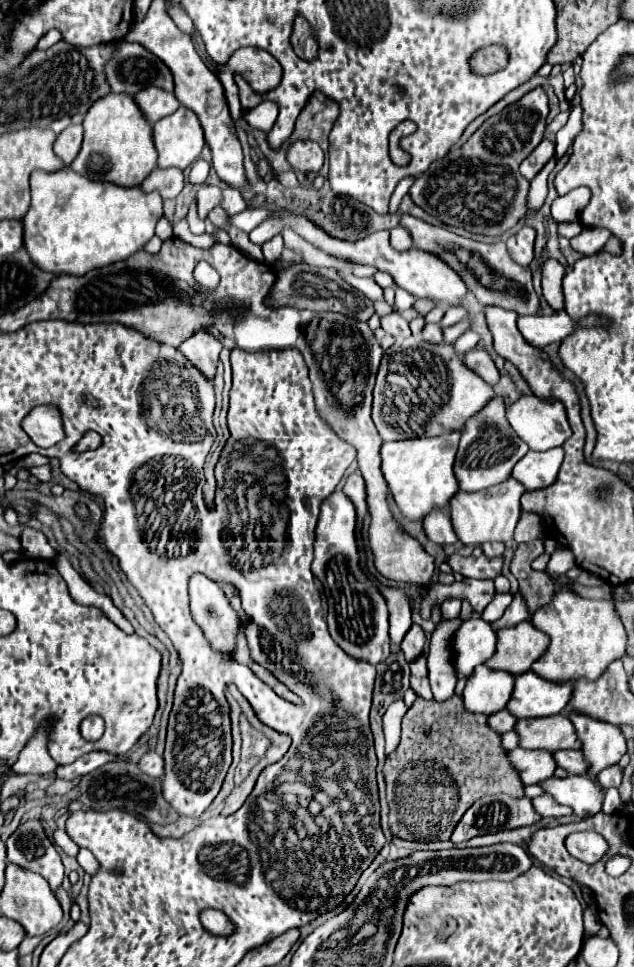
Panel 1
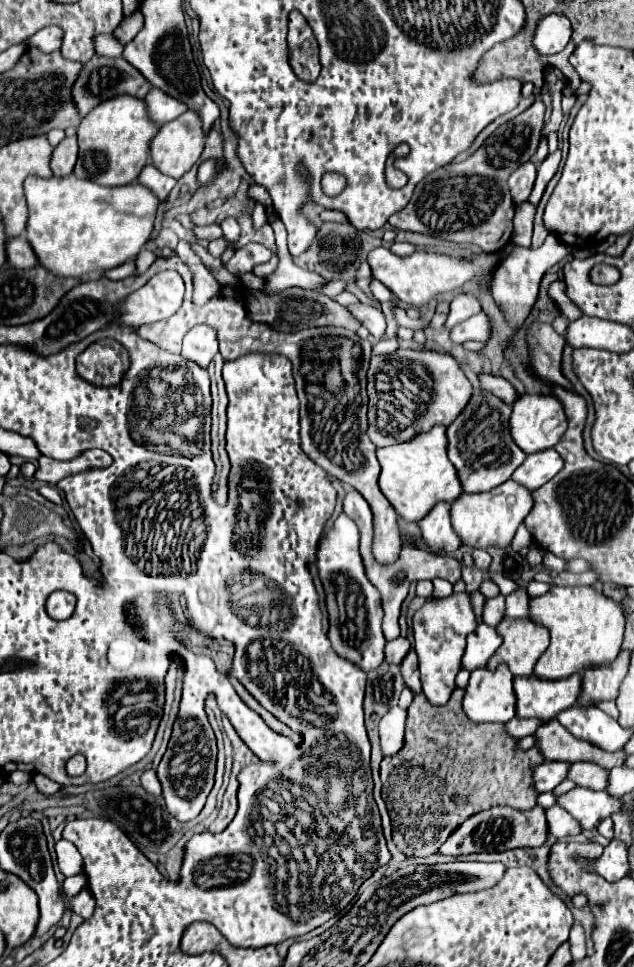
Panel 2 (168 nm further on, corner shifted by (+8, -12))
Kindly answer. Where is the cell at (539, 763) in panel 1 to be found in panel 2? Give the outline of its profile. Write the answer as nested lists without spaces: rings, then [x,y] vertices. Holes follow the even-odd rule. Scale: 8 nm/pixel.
[[[544,761],[532,769],[532,779],[534,779],[534,789],[538,793],[548,793],[552,791],[558,783],[562,783],[566,777],[564,773],[568,771],[570,763],[560,763],[560,761]]]

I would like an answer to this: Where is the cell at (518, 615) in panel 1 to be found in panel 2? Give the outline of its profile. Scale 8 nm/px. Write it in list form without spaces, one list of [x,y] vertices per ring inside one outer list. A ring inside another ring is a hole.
[[[526,587],[510,593],[506,597],[506,617],[510,619],[526,619],[528,617],[528,595],[524,593]]]

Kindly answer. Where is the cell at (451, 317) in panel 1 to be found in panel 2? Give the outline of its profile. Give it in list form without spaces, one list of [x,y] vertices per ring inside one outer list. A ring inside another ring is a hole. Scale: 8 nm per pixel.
[[[460,293],[452,299],[450,303],[450,313],[448,313],[448,319],[446,319],[446,329],[452,329],[456,327],[458,323],[470,319],[472,315],[480,313],[480,303],[474,295],[470,293]]]

